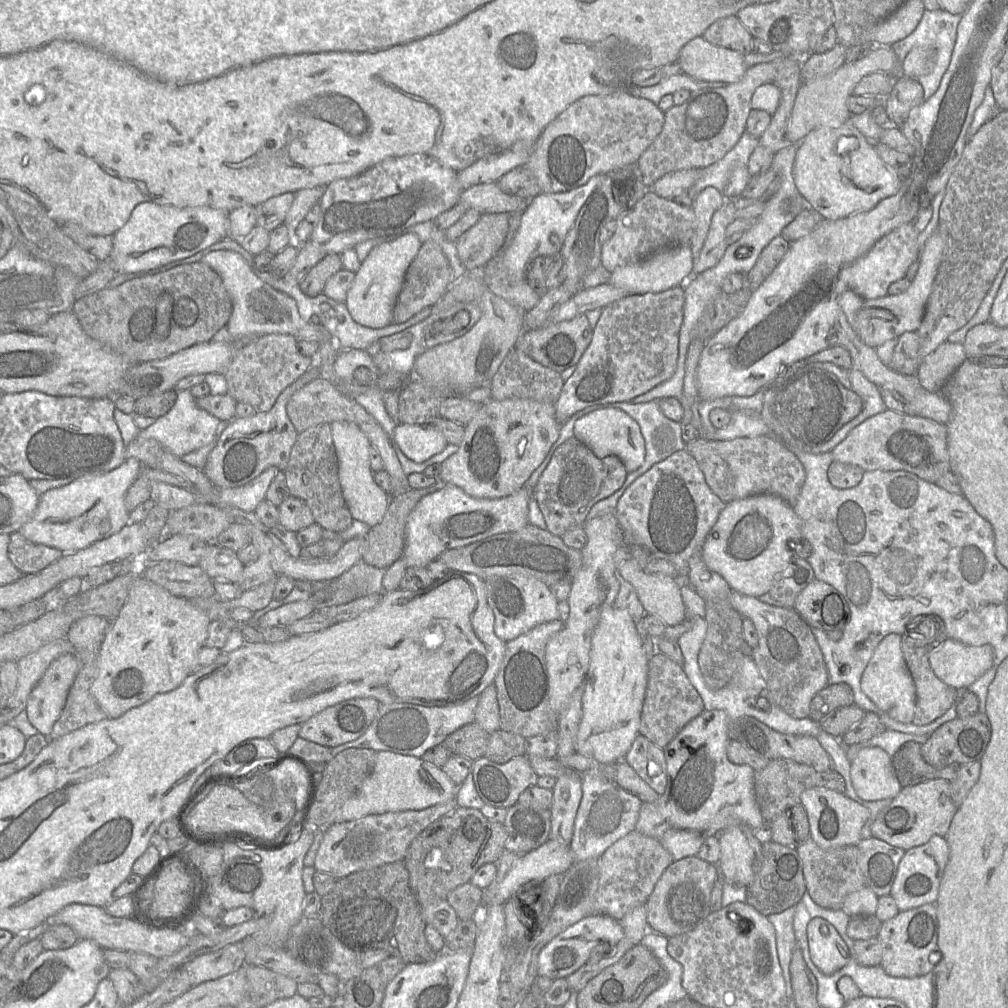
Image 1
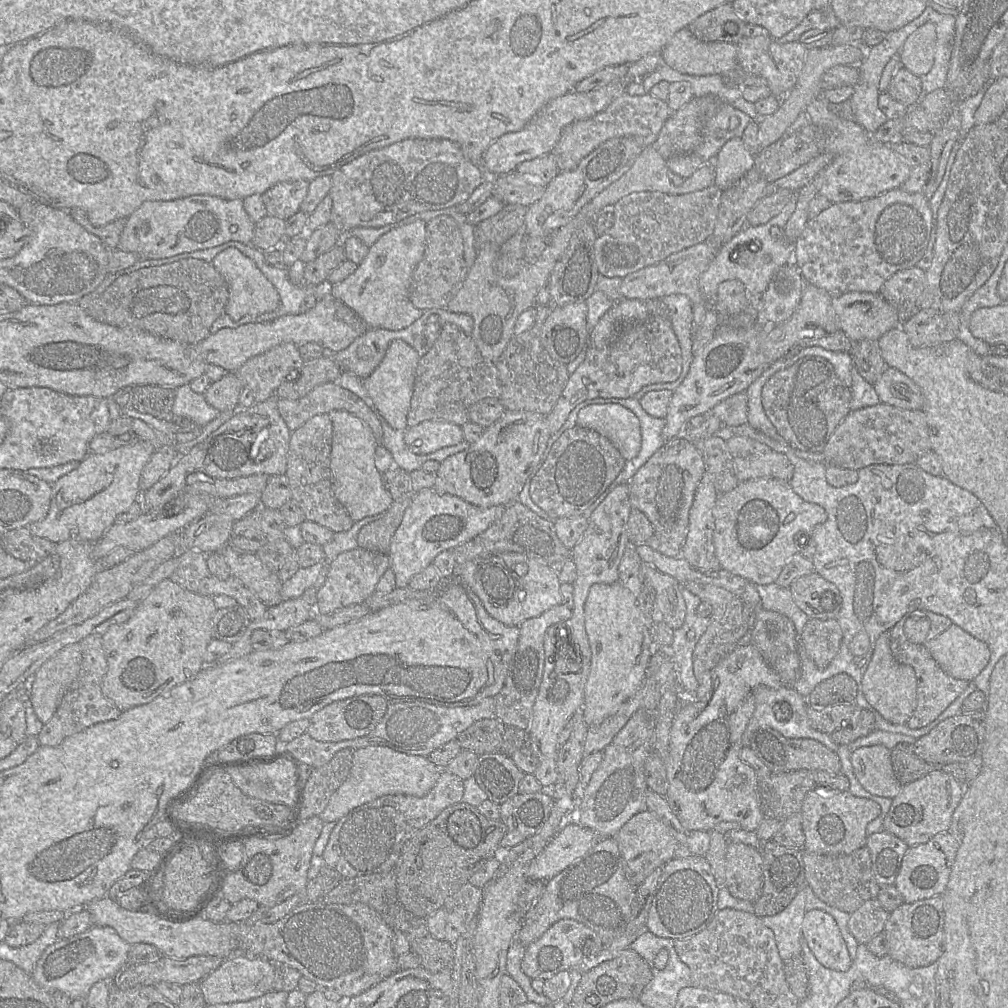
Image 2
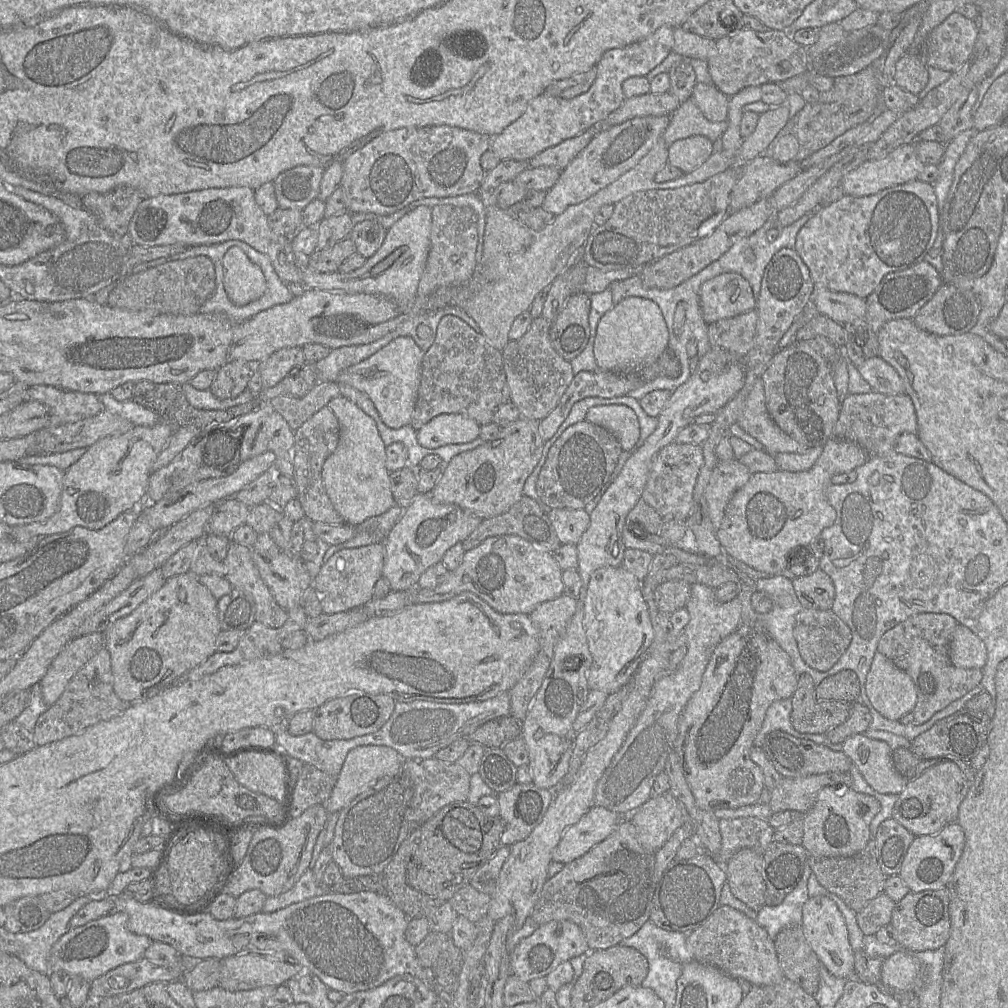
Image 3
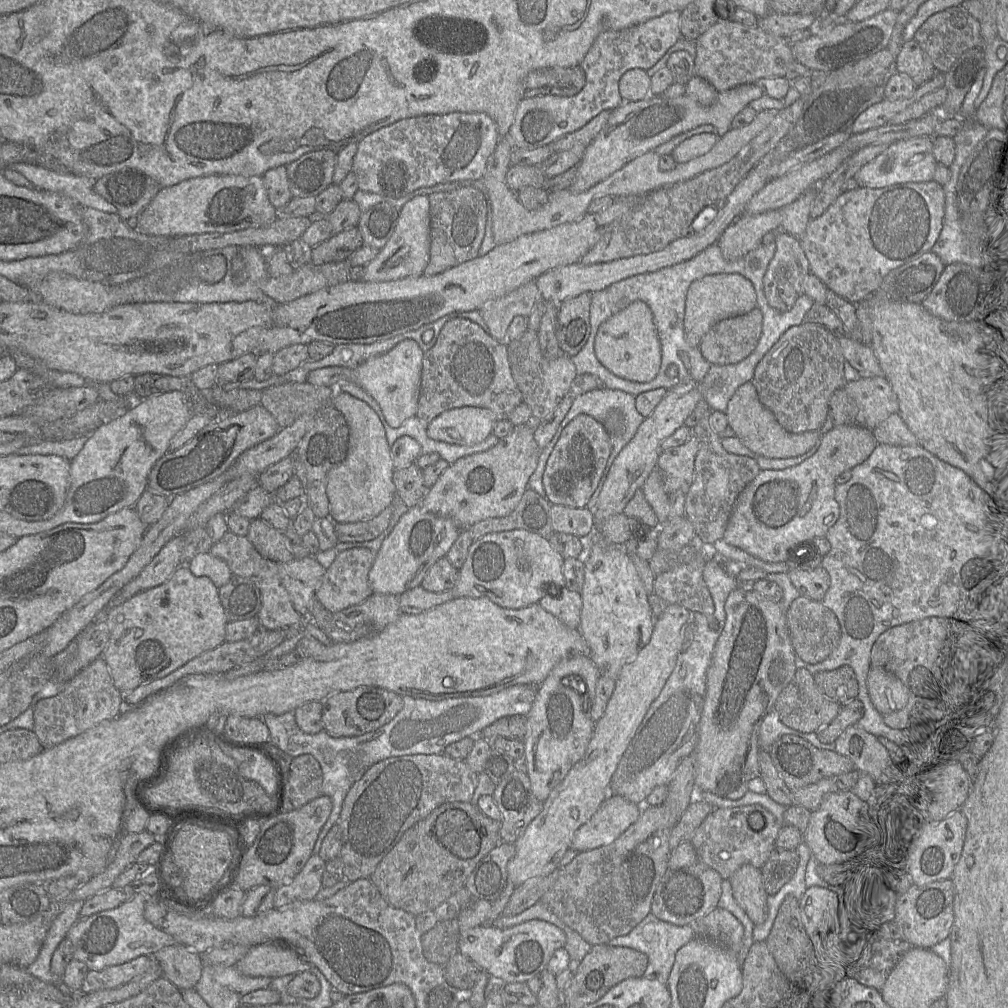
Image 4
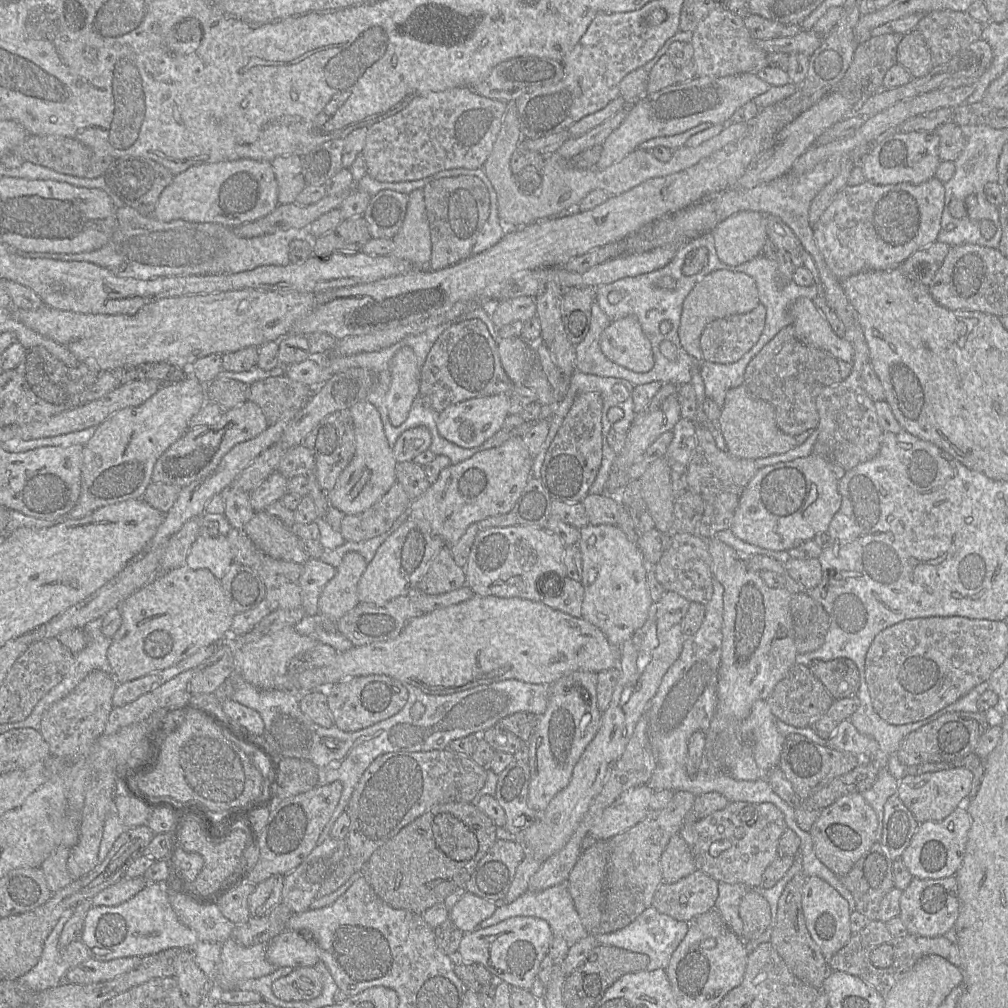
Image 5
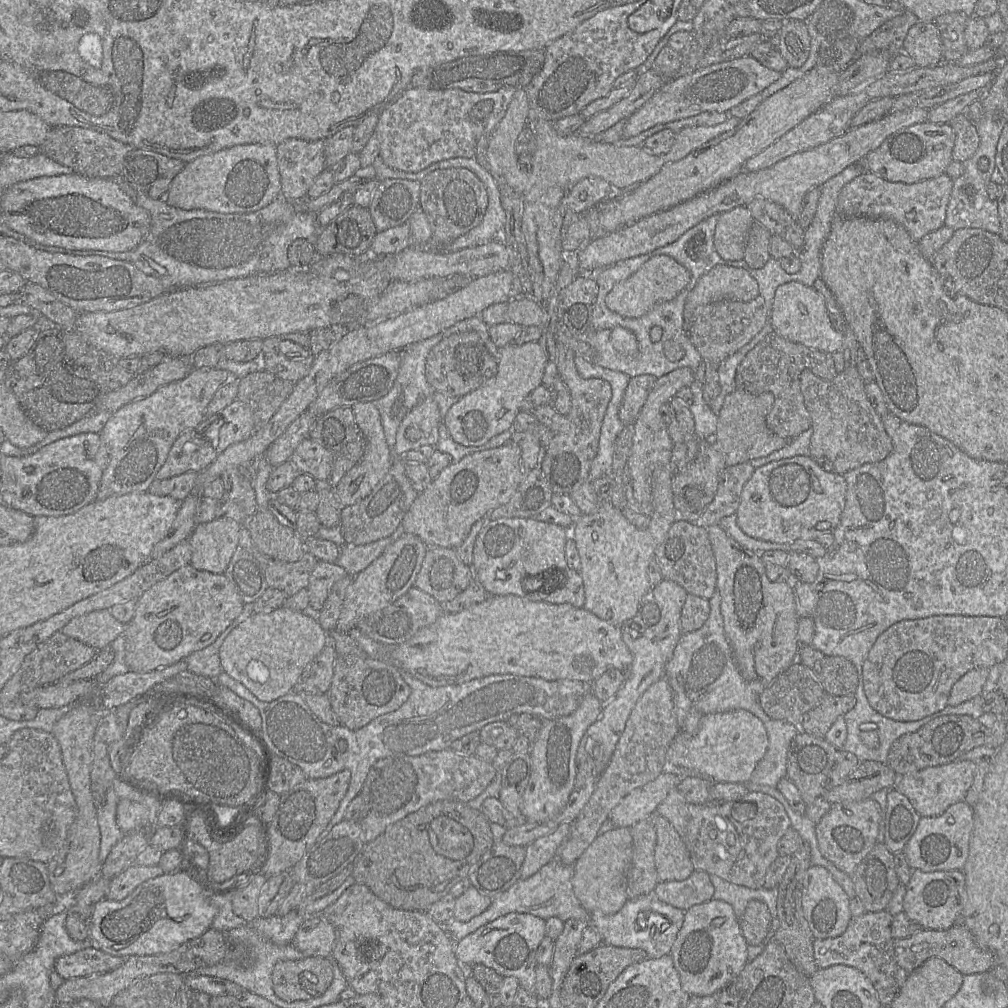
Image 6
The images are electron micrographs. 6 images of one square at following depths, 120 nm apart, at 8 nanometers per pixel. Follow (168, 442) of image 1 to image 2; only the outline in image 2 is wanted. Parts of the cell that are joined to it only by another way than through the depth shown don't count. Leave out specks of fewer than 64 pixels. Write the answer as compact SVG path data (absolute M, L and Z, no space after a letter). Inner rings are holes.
M190 384L176 389L172 412L176 417L187 417L204 427L220 415L220 411L209 405L203 394L192 391Z

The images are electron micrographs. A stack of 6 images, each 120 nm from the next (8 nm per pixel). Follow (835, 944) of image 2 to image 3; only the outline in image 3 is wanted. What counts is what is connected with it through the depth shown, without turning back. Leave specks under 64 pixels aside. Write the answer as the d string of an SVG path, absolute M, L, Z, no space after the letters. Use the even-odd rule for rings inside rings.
M826 896L809 897L802 908L801 927L808 944L832 975L838 978L853 978L854 952L848 939L844 916L833 900Z

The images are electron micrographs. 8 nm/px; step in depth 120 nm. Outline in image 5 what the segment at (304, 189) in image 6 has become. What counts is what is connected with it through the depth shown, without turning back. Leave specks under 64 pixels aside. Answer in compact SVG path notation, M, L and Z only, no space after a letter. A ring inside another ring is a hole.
M298 155L279 156L271 161L271 165L278 184L279 204L294 203L306 186L302 157Z

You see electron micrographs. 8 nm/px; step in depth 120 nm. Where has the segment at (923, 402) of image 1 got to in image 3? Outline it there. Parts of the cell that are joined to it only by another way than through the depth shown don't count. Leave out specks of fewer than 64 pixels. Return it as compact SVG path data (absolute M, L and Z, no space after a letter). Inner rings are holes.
M880 356L866 360L857 370L873 391L885 395L905 394L904 384L897 371Z

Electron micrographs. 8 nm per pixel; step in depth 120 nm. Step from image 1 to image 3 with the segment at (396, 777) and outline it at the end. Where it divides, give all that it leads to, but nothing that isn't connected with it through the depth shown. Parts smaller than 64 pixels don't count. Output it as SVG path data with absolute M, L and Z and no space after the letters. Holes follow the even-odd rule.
M366 745L353 748L348 753L330 798L325 803L327 812L339 813L354 798L374 786L383 777L394 777L406 760L387 746Z

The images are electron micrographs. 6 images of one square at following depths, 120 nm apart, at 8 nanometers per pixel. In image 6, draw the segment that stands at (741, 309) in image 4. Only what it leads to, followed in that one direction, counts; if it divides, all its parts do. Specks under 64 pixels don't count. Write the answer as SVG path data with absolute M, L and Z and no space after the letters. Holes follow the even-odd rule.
M729 266L714 267L697 281L695 287L687 296L683 313L686 332L687 325L692 323L693 313L697 308L724 299L748 302L758 295L757 282L745 270Z

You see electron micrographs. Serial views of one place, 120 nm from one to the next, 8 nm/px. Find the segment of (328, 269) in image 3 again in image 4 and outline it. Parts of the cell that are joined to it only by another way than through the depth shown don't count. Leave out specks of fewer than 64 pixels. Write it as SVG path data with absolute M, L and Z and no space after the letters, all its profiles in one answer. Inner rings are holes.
M357 226L333 234L327 240L312 247L311 262L322 265L346 260L363 245L363 238Z

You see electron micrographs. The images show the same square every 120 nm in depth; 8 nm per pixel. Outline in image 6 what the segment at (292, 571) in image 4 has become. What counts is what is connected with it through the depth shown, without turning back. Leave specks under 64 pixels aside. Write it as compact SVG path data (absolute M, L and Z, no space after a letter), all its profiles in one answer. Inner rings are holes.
M318 561L309 577L309 606L320 611L332 586L347 575L347 571L336 563Z

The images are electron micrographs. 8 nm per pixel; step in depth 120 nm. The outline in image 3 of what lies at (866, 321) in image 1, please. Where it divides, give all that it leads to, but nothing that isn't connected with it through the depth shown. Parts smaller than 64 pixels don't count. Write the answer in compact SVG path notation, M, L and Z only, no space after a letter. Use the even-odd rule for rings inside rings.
M814 284L811 300L819 314L842 325L864 319L866 315L866 299L853 294L831 291Z

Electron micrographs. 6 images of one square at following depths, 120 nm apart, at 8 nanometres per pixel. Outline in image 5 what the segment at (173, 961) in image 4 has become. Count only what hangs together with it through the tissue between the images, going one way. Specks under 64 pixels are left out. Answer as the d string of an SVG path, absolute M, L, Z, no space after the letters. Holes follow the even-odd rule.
M181 949L174 961L174 970L184 1002L190 1007L201 1006L209 980L196 963L191 949Z

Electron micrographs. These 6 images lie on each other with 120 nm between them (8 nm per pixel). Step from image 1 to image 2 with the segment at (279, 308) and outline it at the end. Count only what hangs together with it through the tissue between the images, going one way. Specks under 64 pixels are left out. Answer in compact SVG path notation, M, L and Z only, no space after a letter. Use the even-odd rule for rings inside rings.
M237 248L225 249L213 259L212 264L228 285L229 298L225 312L233 320L268 313L279 305L280 298L274 285L264 276L256 263Z

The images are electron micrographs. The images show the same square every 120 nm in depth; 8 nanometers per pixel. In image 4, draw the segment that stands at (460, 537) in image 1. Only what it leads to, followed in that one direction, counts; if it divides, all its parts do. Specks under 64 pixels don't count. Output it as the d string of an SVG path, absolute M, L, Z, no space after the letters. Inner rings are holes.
M421 505L410 508L383 541L368 580L373 594L400 596L421 586L429 568L449 552L461 529L451 518L442 518L426 511Z

